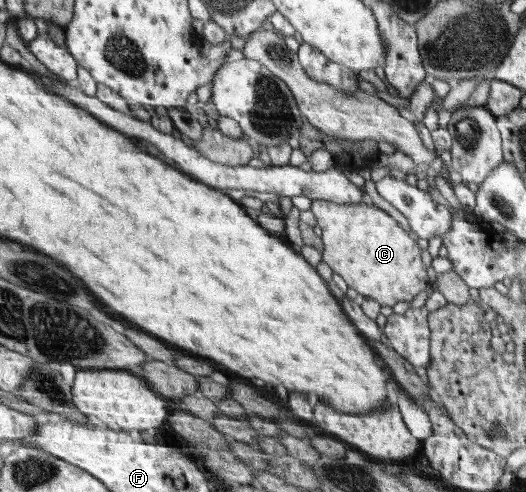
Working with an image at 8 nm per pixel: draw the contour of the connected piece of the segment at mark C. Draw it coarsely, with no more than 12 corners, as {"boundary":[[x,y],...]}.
{"boundary":[[313,201],[323,261],[381,306],[429,288],[418,241],[373,203]]}

